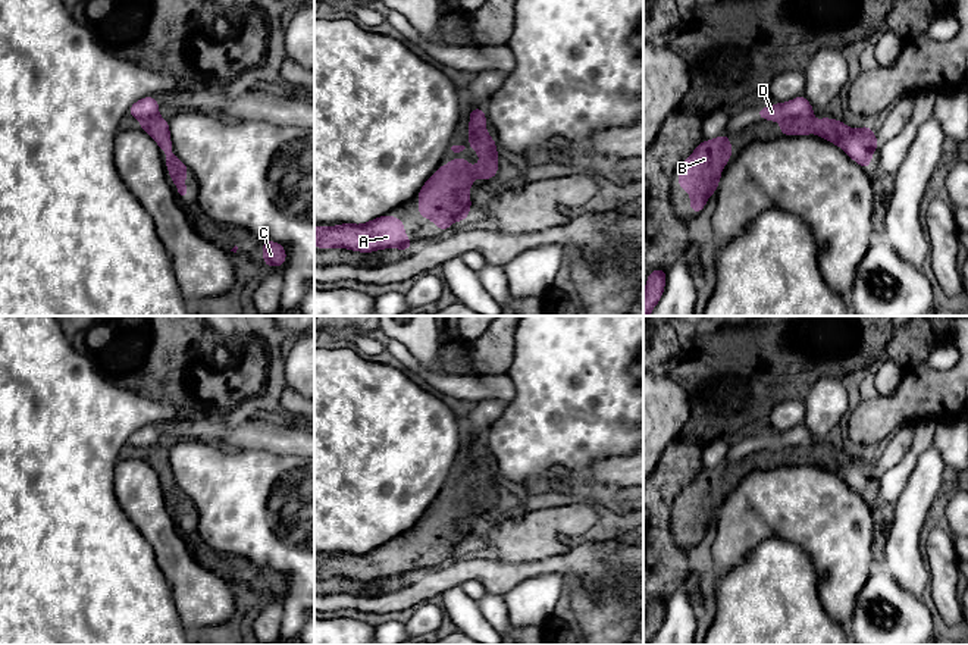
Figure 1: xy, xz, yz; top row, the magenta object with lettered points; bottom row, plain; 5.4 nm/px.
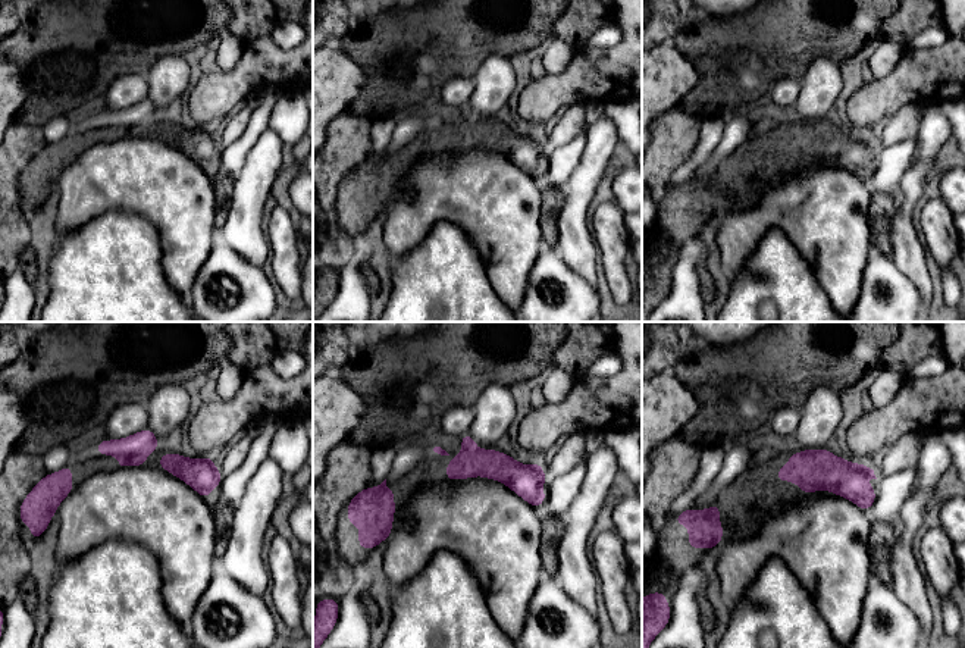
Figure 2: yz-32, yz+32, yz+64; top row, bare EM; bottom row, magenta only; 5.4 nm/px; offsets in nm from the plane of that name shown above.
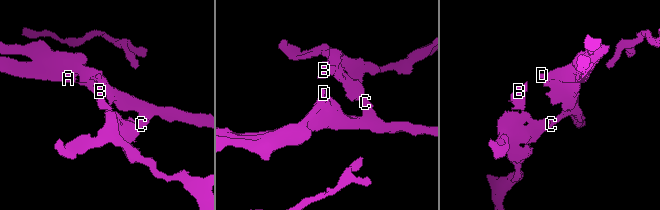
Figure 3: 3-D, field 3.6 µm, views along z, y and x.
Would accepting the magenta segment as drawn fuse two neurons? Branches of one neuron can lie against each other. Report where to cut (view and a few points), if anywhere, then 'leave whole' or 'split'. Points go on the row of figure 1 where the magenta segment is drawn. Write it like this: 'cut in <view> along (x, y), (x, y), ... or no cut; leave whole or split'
cut in yz along (810, 116), (796, 116), (785, 122); split

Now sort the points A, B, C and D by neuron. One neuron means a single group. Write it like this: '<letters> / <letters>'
A B C / D

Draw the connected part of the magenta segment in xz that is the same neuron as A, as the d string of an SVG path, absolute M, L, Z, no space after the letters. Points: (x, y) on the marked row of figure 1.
M392 215L379 216L364 225L314 226L314 245L320 250L341 247L360 253L414 248L414 244L407 239L402 220Z

